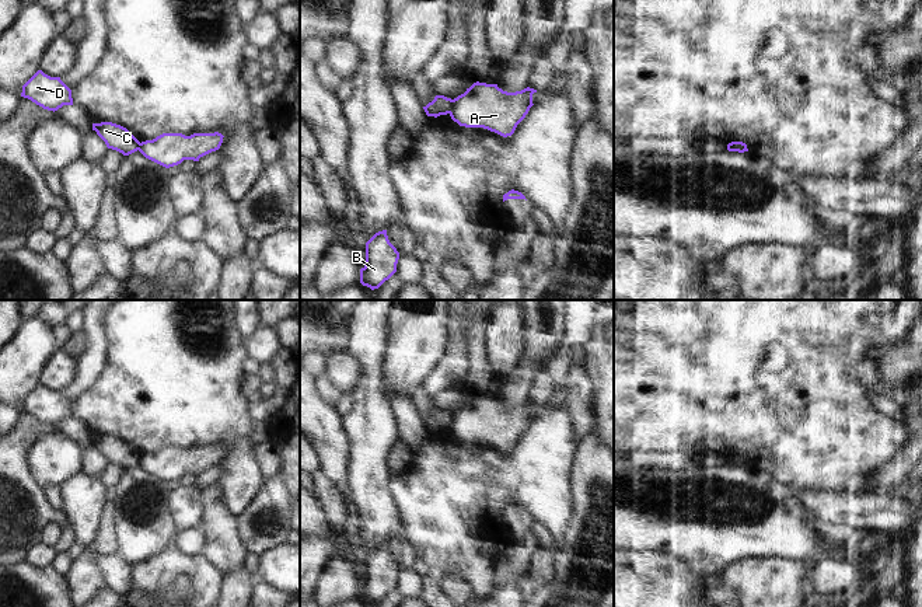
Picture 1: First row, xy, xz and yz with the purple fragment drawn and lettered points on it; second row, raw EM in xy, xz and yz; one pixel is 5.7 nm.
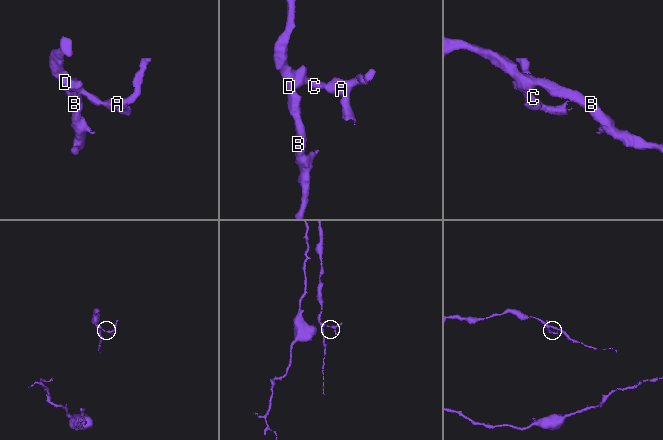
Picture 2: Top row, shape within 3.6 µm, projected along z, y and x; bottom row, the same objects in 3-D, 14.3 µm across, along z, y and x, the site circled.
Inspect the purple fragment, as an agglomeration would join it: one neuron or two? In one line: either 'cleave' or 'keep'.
cleave

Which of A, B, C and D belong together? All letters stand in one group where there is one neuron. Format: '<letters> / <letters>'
A / B C D

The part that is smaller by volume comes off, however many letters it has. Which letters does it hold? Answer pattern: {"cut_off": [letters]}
{"cut_off": ["A"]}

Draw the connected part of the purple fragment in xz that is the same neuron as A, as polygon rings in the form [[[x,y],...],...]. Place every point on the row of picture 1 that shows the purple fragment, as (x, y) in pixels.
[[[474,83],[453,100],[450,116],[460,126],[483,128],[503,137],[511,136],[532,104],[534,88],[507,93],[497,84]]]

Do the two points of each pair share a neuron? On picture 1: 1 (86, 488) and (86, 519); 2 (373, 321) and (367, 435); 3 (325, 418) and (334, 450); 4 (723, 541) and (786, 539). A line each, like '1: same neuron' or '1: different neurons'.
1: same neuron
2: same neuron
3: same neuron
4: same neuron

